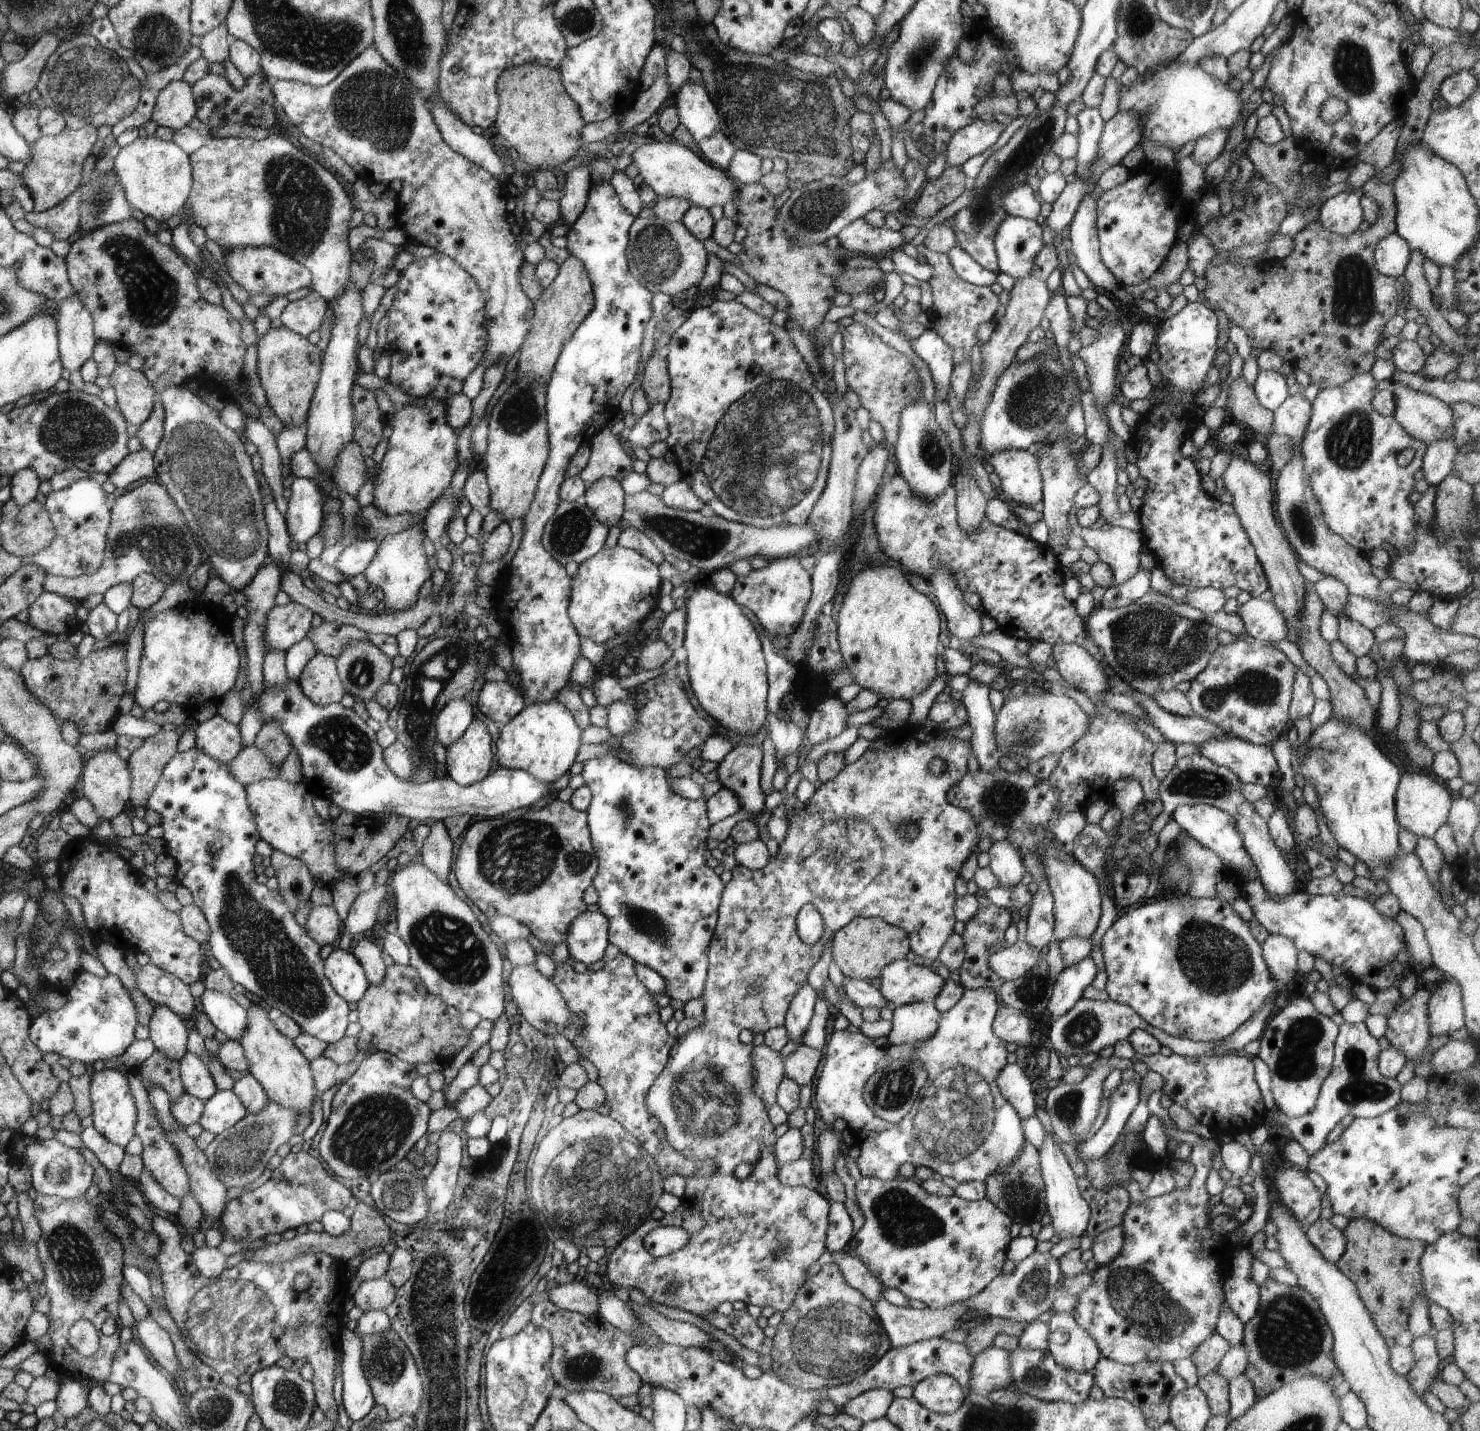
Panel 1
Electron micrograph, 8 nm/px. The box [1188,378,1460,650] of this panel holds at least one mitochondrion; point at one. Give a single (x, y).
(1348, 443)

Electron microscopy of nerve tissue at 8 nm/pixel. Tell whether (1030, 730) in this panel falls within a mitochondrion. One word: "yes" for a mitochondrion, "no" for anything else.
yes

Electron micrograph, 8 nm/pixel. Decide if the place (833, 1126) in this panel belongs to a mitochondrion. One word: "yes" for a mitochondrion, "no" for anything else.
no

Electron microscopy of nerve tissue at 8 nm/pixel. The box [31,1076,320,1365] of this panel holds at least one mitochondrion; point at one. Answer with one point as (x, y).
(77, 1252)

